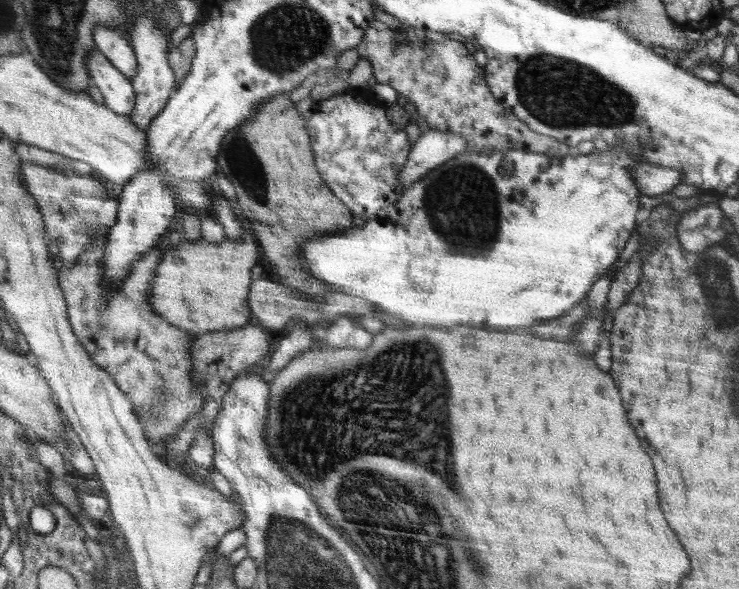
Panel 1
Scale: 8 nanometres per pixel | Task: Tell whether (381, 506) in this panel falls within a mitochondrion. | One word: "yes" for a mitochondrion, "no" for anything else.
yes

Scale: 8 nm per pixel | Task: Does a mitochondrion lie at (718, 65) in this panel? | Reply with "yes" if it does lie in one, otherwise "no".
no

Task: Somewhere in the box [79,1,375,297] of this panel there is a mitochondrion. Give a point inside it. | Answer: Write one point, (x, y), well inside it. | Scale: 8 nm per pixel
(246, 164)

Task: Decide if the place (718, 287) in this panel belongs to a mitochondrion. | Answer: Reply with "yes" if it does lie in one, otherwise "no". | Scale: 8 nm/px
yes

